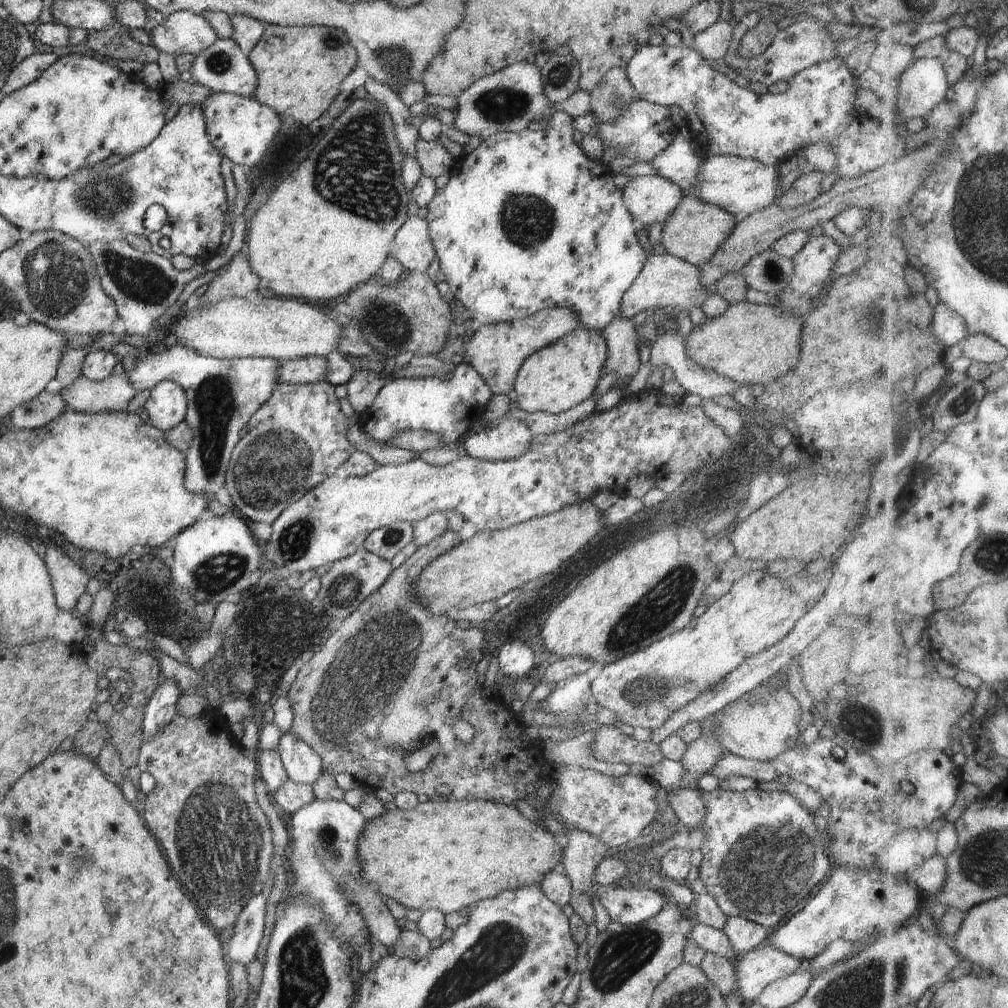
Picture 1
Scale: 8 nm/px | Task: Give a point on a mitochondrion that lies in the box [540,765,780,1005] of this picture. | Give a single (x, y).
(622, 954)

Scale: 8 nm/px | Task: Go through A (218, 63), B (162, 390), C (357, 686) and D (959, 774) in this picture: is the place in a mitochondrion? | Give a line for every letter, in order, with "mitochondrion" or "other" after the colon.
A: mitochondrion
B: other
C: mitochondrion
D: other

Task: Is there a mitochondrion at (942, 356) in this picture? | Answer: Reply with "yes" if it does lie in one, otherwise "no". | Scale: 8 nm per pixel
no

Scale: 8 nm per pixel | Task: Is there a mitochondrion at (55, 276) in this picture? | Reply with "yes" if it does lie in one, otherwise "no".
yes

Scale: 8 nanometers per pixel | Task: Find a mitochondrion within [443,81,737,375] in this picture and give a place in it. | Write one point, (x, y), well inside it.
(527, 219)

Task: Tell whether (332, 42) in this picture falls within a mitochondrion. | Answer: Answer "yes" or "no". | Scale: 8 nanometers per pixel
yes

